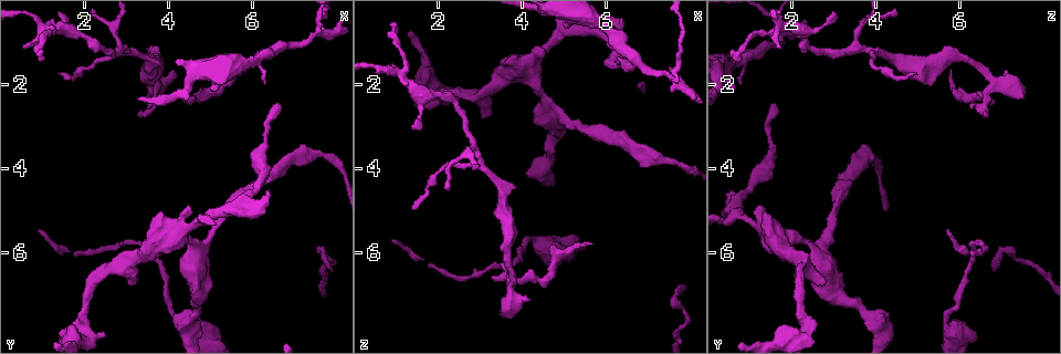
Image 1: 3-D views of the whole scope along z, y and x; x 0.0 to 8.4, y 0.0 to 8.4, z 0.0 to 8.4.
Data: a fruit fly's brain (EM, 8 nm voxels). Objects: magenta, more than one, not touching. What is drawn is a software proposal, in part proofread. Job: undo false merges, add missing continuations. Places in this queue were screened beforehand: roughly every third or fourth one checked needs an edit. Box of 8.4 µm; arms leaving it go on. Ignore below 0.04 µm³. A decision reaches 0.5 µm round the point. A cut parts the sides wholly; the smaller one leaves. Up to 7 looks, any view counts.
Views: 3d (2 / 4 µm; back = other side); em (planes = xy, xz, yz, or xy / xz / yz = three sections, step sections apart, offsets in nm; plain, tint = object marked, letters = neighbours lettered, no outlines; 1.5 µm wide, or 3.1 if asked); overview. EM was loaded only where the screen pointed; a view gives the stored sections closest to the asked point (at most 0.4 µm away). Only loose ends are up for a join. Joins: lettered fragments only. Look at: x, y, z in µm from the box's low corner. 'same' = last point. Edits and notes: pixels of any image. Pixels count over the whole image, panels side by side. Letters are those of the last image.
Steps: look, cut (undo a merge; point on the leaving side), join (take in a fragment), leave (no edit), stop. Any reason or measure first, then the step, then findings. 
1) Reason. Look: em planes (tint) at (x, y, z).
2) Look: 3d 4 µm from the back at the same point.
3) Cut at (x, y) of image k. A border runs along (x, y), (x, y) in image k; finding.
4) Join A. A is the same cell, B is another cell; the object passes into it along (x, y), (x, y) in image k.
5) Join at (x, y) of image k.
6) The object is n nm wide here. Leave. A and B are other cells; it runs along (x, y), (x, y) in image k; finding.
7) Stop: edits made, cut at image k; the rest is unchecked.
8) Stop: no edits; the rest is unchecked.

Sharp bend. Look: em xz step 8 (tint) at (4.55, 2.35, 6.65).

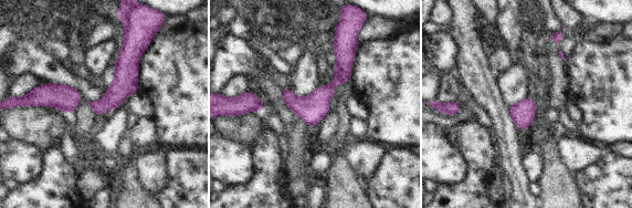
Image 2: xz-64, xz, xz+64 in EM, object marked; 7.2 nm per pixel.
Look: em planes (letters) at the same point.

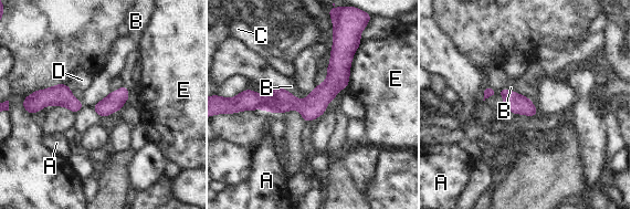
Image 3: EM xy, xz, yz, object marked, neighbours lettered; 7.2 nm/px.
The object is 140 nm wide here; the longest contact is with E, 320 nm. Leave. A, B, C, D and E are other cells; all the same neuron.

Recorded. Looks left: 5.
Look: em planes (letters) at (3.10, 6.70, 2.85).

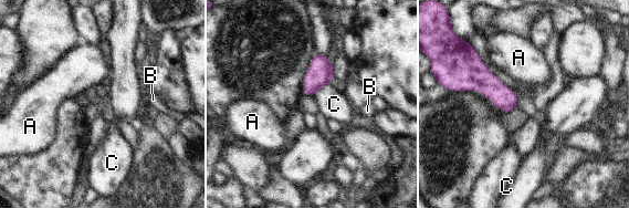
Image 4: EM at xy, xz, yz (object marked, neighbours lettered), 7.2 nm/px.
Leave. A, B and C are other cells; a border runs along (332, 81), (313, 94) in image 4; no lettered fragment goes on from it.

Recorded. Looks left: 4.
Sudden change in width. Look: 3d 2 µm at (1.05, 0.65, 1.70).

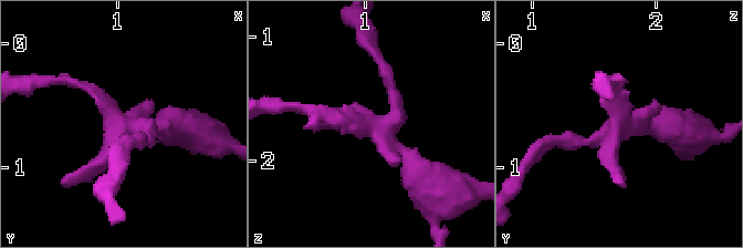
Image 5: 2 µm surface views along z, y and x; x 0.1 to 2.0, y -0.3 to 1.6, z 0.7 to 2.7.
Look: em planes (letters) at (1.04, 0.64, 1.68).

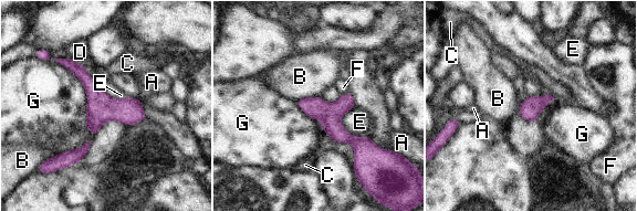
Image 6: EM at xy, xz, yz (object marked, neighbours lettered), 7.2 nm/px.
The longest contact is with G, 650 nm. Leave. A, B, C, D, E, F and G are other cells; it runs along (62, 61), (113, 109), (142, 116) in image 6; one neuron here.

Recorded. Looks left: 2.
Stop: no edits; the rest is unchecked.

